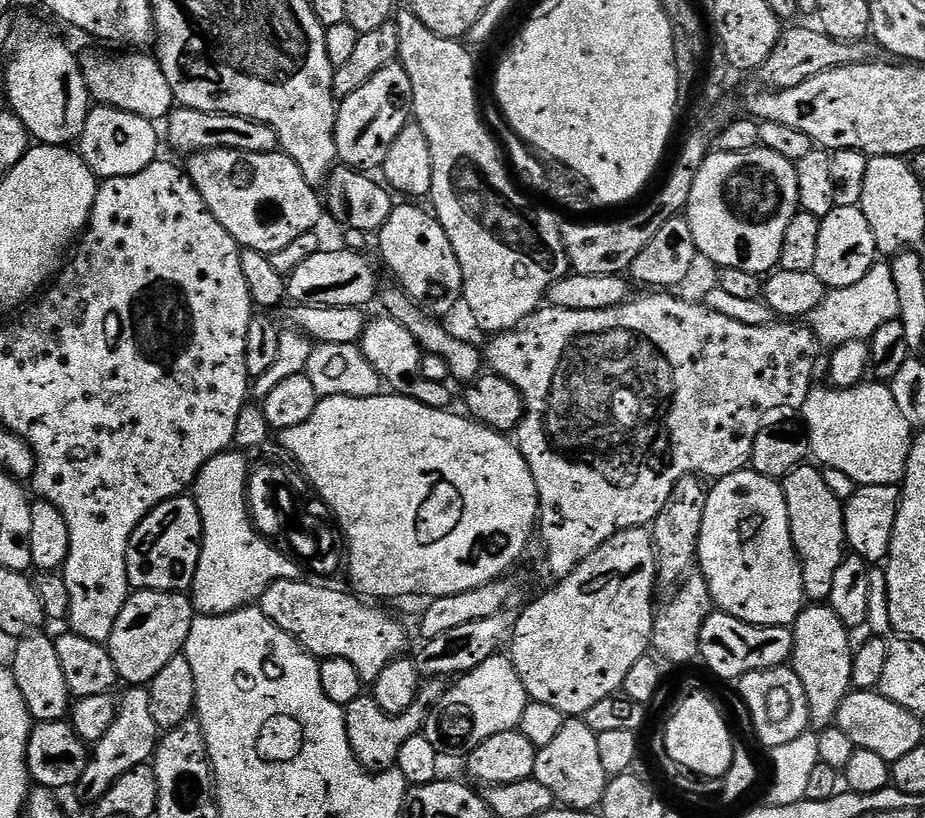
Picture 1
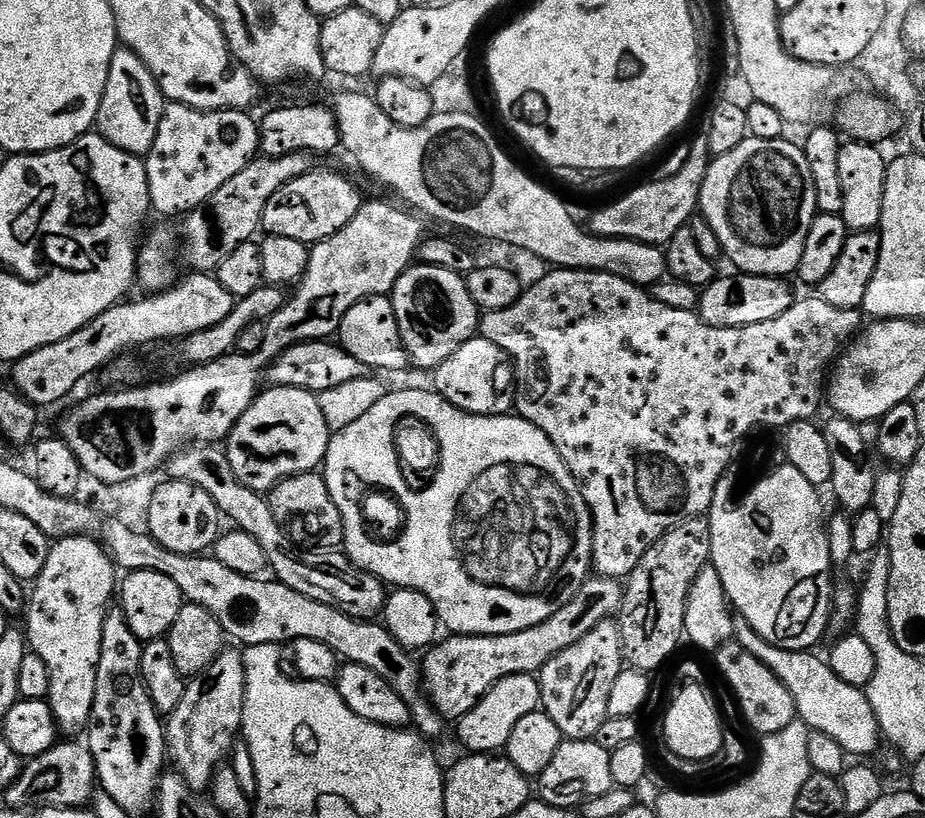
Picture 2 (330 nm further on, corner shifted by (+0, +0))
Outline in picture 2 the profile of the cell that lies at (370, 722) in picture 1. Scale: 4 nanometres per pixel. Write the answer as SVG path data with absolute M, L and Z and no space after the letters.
M593 575L584 581L582 590L578 590L578 594L574 594L574 598L570 598L570 602L566 602L566 606L562 606L558 614L546 618L546 622L538 622L538 626L530 626L530 630L497 636L452 634L447 637L449 640L441 639L423 653L422 687L428 703L440 715L441 720L459 722L466 713L474 710L476 703L494 685L502 682L502 678L510 678L510 674L530 676L539 673L546 662L566 650L566 646L574 646L574 642L590 634L594 626L615 617L623 600L621 581Z

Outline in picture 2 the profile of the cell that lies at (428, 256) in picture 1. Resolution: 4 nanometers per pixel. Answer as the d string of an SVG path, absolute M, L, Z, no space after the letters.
M413 263L398 278L390 299L397 316L401 343L411 363L420 368L435 370L439 364L446 362L446 358L450 358L450 354L454 354L454 350L458 350L458 346L477 335L481 309L477 308L474 298L470 298L467 279L454 274L454 270Z

